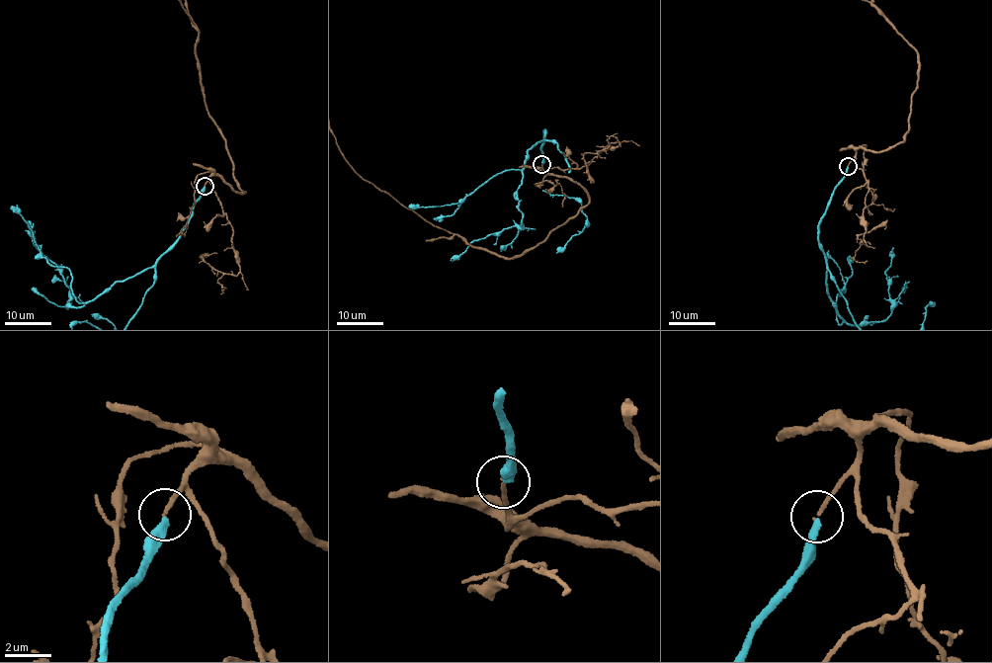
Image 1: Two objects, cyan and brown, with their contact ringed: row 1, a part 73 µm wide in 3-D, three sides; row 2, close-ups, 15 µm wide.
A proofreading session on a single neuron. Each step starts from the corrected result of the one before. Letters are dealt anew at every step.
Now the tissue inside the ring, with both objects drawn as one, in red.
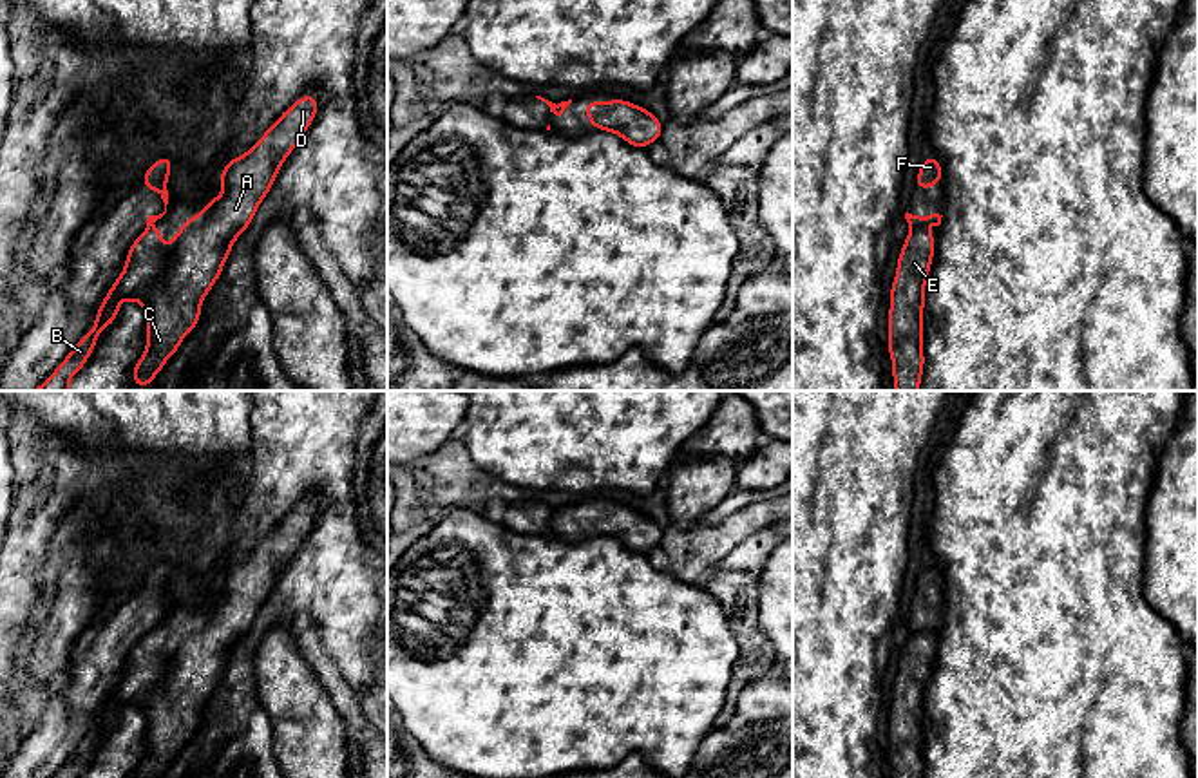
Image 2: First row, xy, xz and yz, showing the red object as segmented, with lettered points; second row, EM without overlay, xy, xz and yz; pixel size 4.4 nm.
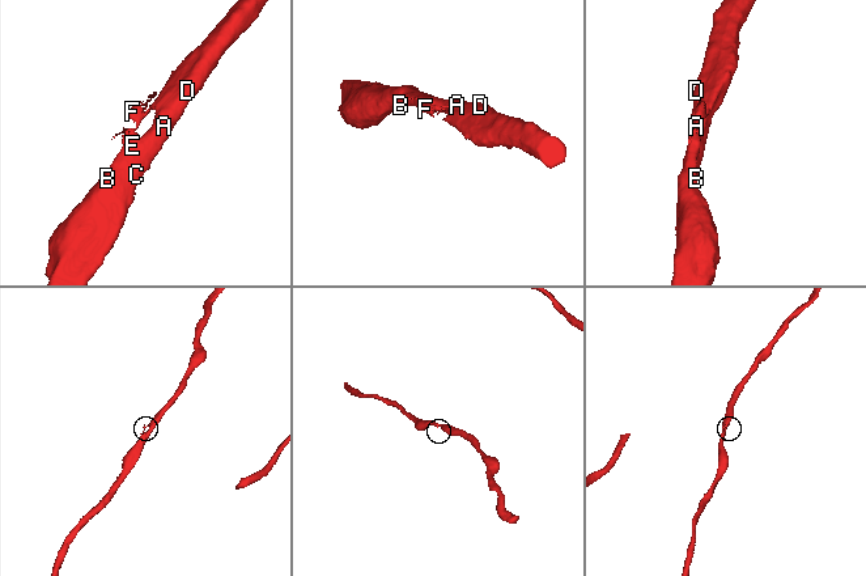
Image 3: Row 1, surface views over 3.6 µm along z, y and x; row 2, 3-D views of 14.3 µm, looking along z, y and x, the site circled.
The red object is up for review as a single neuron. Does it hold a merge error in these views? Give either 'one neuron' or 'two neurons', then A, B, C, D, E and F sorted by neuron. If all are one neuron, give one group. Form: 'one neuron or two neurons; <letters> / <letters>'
two neurons; A B C D E / F

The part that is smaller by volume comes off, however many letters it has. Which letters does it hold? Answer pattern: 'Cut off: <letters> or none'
Cut off: F

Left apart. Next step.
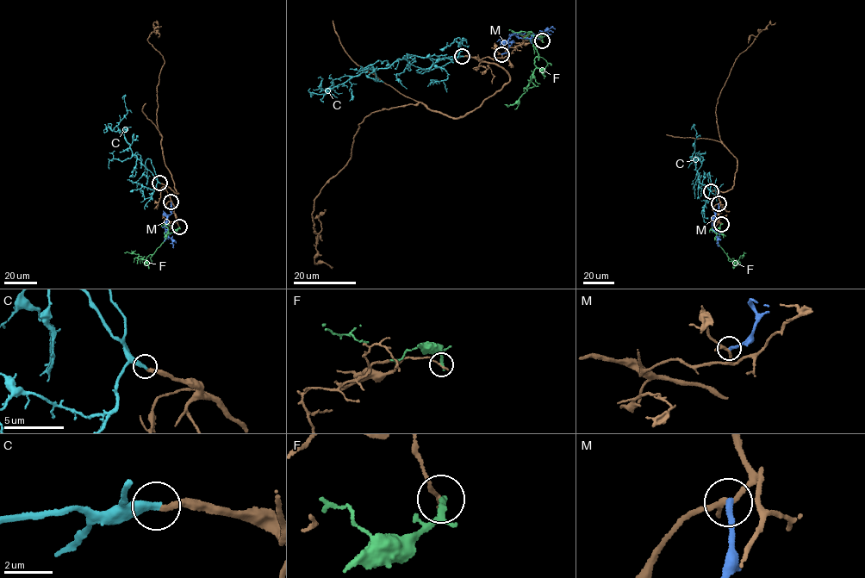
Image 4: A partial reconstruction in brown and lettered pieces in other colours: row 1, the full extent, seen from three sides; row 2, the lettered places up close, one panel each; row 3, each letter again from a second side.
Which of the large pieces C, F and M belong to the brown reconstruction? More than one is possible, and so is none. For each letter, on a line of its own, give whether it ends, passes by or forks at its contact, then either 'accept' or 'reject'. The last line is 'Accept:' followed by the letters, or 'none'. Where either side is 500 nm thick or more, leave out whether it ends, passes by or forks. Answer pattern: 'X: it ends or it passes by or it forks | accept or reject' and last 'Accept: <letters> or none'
C: it ends | accept
F: it ends | reject
M: it ends | reject
Accept: C

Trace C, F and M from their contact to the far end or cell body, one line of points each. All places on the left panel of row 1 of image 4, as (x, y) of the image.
C: (159, 183), (133, 154), (130, 144), (117, 127), (127, 112), (123, 96), (122, 99)
F: (179, 226), (166, 235), (153, 253), (145, 259), (138, 257), (138, 254), (124, 252)
M: (171, 201), (172, 208), (171, 214), (165, 215), (164, 235), (172, 239), (173, 248)

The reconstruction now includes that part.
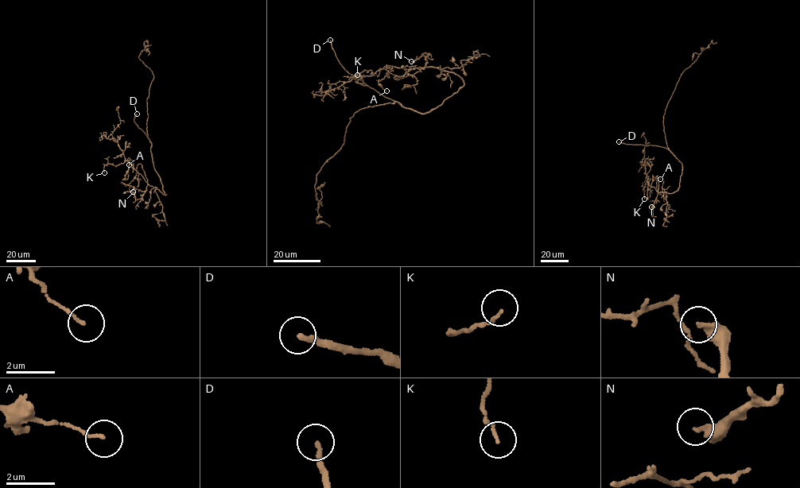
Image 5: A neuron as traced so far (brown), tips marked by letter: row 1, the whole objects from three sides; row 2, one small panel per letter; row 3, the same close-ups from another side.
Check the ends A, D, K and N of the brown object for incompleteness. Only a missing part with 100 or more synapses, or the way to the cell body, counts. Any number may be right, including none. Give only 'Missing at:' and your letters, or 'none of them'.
Missing at: D

